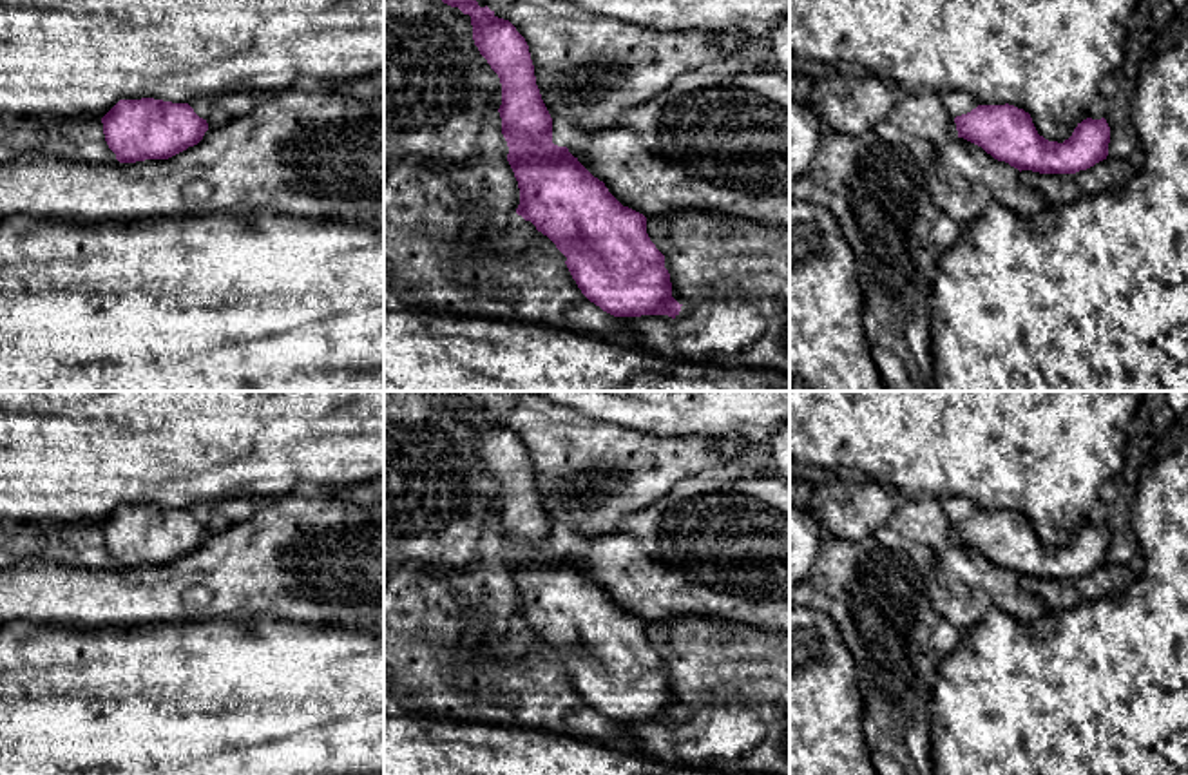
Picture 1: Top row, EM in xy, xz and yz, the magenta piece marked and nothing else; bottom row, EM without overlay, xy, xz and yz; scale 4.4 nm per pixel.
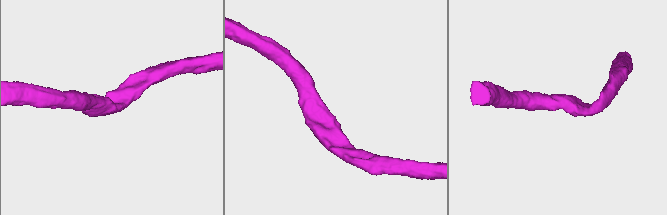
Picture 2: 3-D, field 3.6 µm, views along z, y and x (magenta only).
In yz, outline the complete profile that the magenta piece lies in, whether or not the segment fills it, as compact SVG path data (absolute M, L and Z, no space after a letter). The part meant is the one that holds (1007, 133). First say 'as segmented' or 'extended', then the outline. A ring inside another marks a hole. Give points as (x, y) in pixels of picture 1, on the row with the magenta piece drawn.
as segmented; M978 105L954 118L963 138L998 161L1040 174L1076 174L1107 159L1110 127L1105 118L1087 118L1063 143L1038 134L1032 118L1014 105Z

